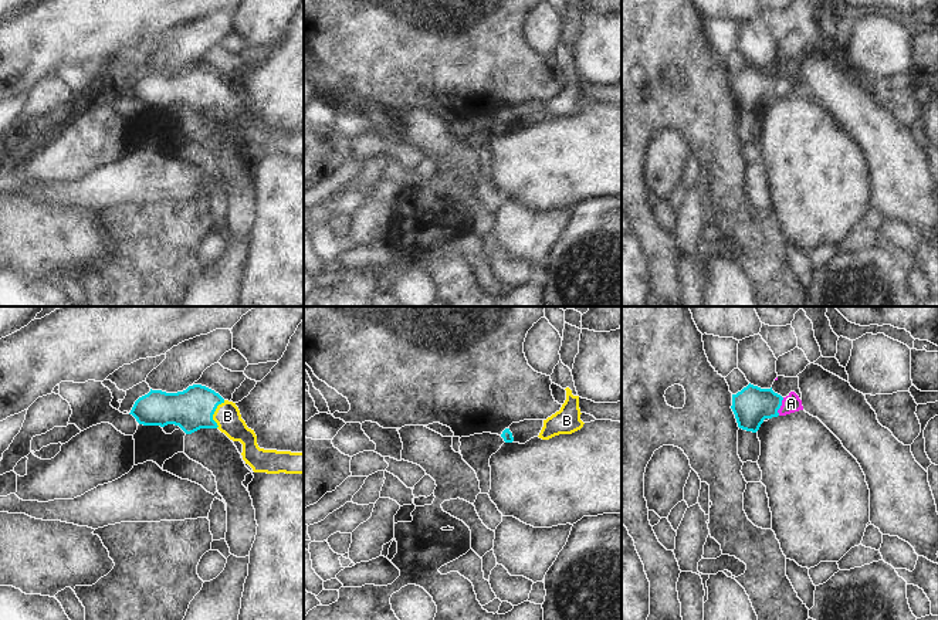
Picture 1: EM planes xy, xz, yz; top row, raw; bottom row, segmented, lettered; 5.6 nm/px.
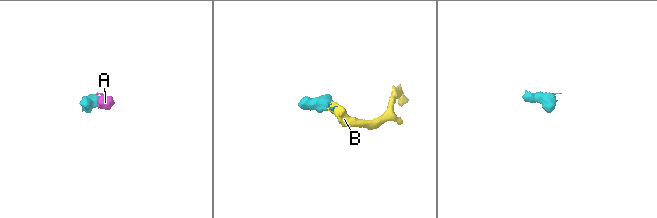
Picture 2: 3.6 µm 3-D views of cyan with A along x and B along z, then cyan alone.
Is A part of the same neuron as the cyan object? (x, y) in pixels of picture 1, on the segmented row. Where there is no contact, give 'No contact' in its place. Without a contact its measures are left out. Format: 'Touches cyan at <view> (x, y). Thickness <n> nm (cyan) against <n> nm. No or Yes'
Touches cyan at yz (779, 406). Thickness 220 nm (cyan) against 100 nm. Yes.

